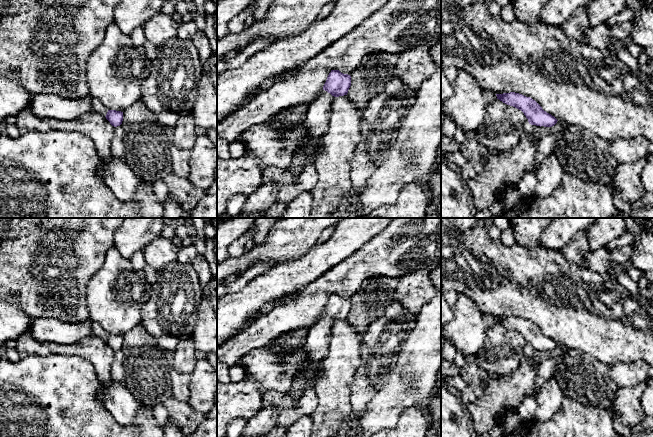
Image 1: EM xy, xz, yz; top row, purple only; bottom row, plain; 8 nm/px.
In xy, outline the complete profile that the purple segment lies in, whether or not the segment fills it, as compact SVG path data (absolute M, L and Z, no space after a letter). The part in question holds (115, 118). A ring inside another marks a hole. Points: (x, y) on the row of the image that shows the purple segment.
M92 98L91 106L94 112L103 115L114 127L120 126L123 121L123 112L108 110L97 98Z

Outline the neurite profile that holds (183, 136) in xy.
M191 113L180 114L171 131L171 142L182 150L191 150L196 141L196 125Z

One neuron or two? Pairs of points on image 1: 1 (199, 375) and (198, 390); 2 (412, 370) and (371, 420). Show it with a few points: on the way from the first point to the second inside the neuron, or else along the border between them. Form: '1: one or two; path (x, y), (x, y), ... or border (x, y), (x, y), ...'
1: one; path (199, 379), (199, 386)
2: one; path (409, 382), (383, 408)

